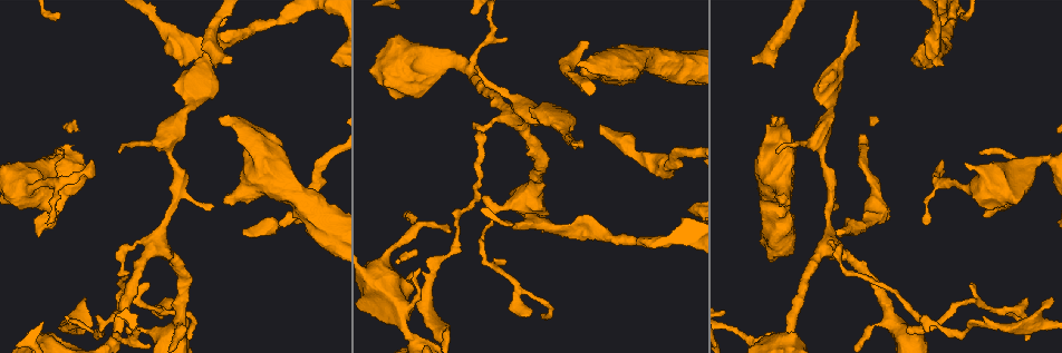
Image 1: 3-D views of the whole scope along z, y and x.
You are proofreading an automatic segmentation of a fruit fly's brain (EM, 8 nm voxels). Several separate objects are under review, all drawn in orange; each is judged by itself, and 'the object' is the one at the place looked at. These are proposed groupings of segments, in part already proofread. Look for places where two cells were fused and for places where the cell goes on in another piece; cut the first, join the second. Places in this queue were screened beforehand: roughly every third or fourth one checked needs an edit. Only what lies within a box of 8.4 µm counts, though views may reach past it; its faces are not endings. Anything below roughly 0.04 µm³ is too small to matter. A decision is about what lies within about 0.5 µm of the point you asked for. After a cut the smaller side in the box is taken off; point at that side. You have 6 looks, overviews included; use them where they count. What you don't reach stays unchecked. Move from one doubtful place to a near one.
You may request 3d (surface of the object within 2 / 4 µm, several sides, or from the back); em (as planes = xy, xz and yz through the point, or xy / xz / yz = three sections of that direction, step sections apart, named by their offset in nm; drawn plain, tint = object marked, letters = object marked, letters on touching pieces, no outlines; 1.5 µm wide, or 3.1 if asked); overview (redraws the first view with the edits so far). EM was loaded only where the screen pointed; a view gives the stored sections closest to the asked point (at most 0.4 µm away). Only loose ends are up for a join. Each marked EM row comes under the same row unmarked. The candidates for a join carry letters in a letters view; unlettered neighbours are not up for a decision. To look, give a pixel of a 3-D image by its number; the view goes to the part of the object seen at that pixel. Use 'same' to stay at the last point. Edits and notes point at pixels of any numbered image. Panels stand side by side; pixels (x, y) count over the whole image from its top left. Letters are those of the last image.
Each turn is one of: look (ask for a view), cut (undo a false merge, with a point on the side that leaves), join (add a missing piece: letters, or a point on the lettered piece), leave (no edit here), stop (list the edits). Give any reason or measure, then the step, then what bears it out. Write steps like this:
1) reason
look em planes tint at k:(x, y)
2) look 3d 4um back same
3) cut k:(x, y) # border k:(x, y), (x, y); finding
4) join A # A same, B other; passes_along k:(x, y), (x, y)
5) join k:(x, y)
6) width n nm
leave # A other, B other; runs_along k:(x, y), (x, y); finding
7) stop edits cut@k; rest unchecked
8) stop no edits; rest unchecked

free end
look 3d 4um at 1:(578, 66)

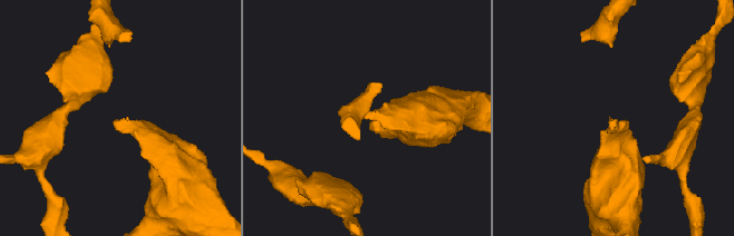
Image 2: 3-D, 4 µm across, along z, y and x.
now the EM
look em planes letters at 2:(366, 117)

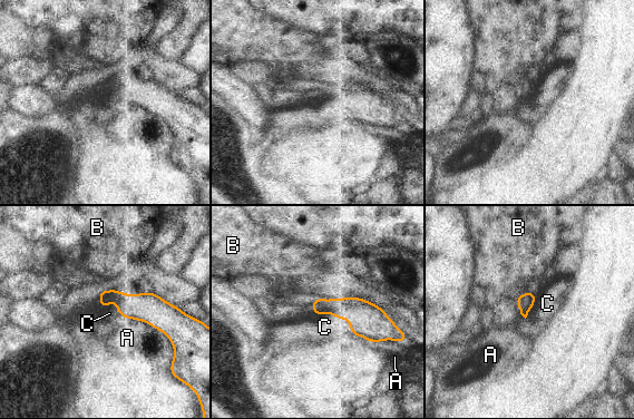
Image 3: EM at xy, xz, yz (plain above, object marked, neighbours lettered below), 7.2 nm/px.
join C # A other, B other, C same; passes_along 3:(147, 307), (116, 305), (108, 315); the cell continues

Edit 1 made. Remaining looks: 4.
see it whole again
look overview

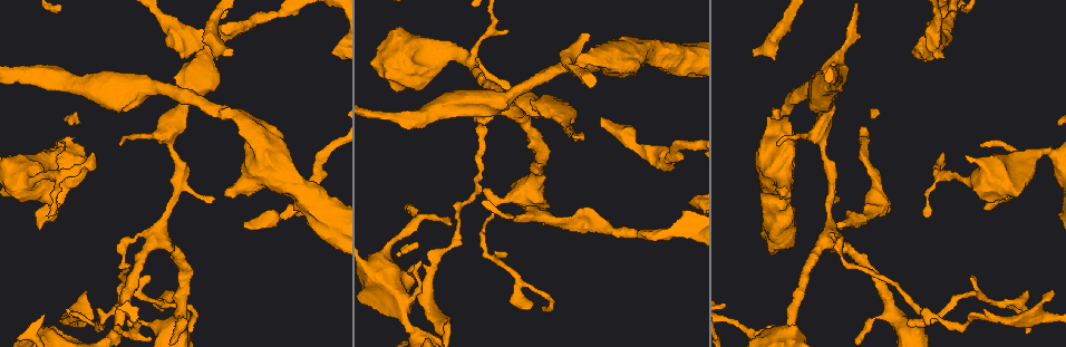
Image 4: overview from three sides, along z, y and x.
free end
look 3d 2um back at 4:(180, 55)

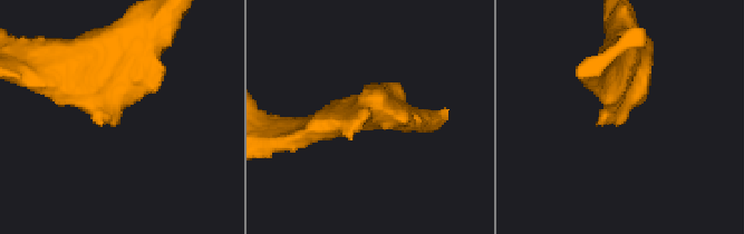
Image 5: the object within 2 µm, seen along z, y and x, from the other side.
look em yz step 8 tint at 5:(622, 120)

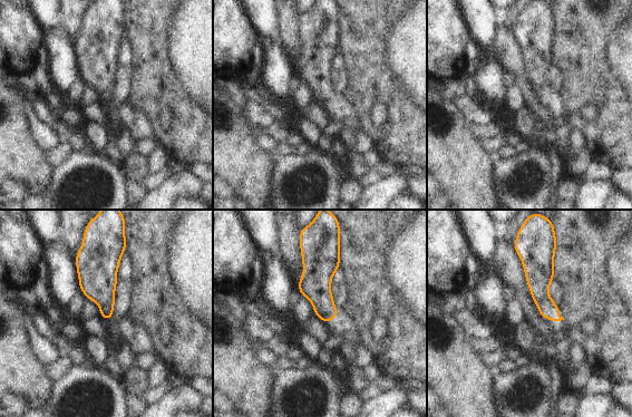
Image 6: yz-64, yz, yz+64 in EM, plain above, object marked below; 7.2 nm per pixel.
cut it another way
look em planes letters same

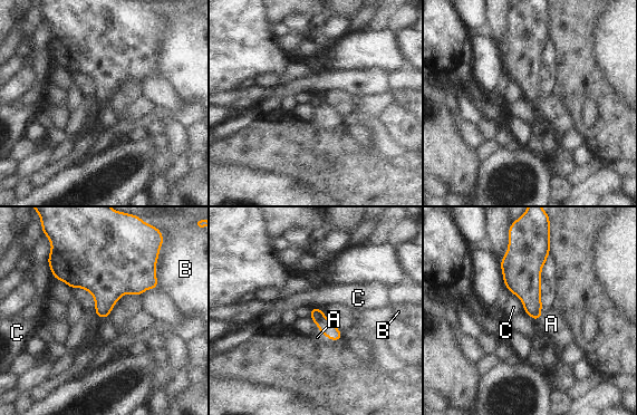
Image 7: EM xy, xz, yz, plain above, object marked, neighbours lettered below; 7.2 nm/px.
width 110 nm
join A # A same, B other, C other; passes_along 7:(328, 328), (325, 335), (317, 337); the cell continues

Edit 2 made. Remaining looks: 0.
stop edits join@3, join@7; rest unchecked

